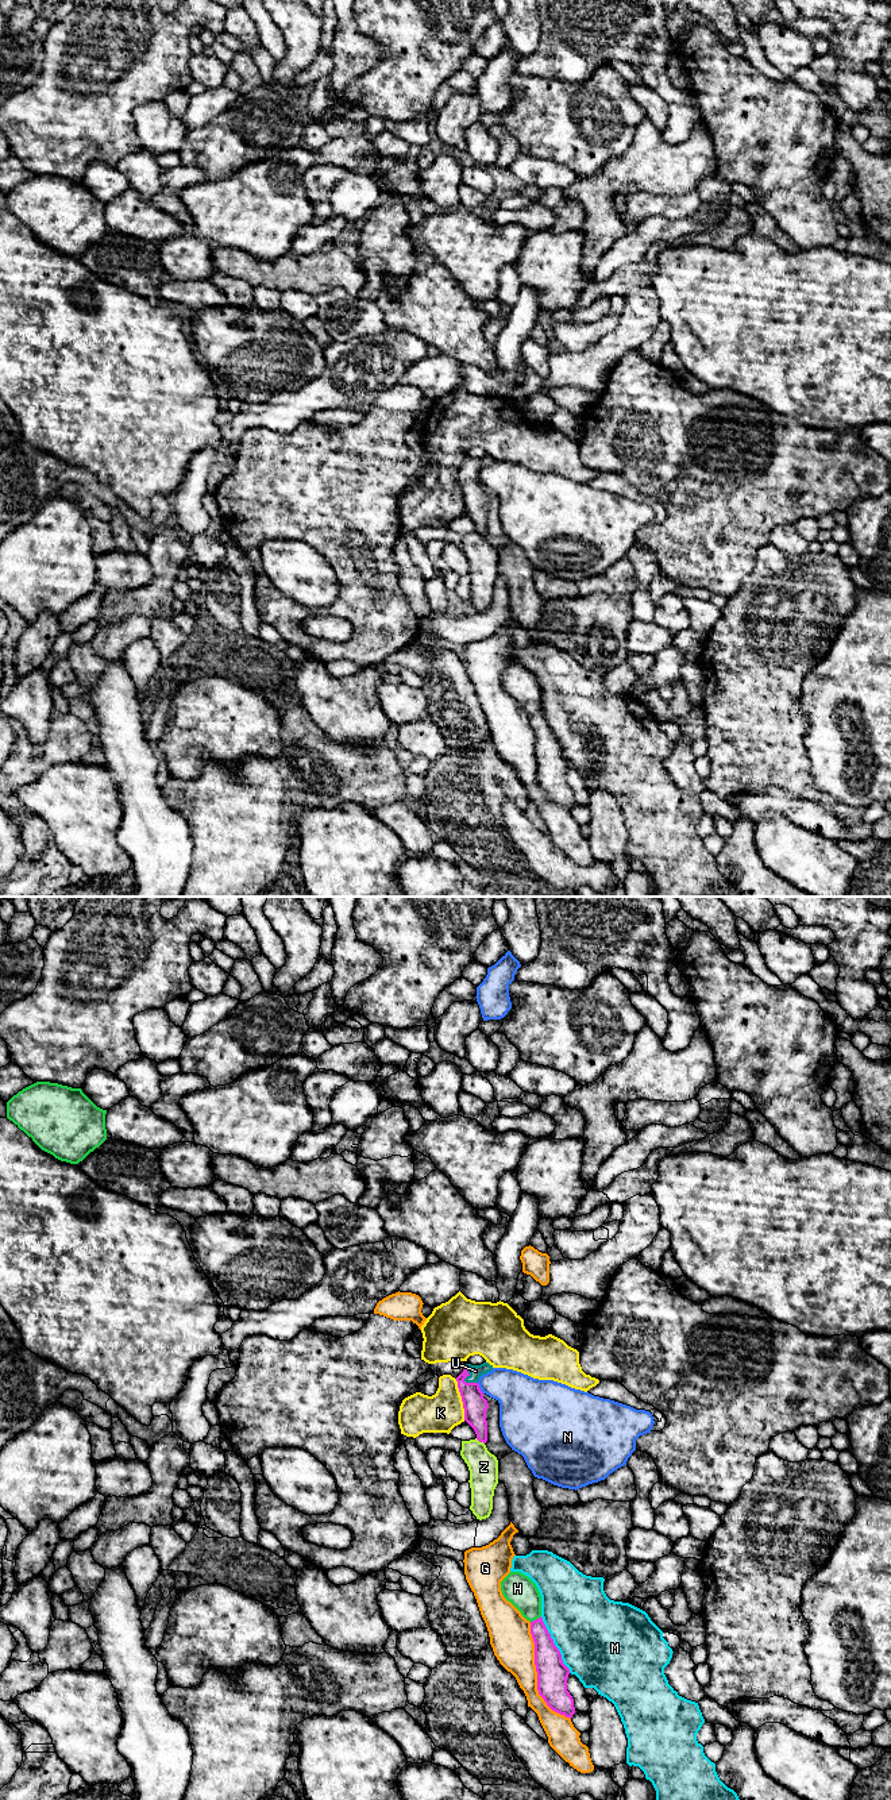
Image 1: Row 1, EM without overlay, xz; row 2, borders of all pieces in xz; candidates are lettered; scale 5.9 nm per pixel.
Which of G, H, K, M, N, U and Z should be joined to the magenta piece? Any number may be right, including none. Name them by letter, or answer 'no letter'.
U

